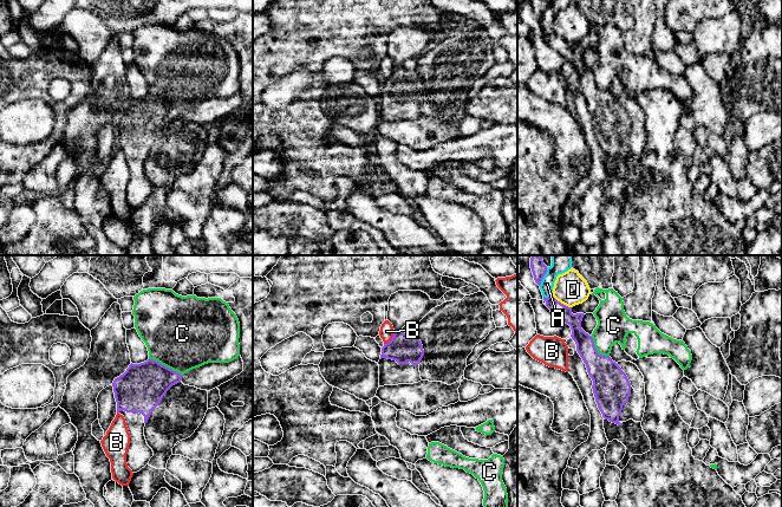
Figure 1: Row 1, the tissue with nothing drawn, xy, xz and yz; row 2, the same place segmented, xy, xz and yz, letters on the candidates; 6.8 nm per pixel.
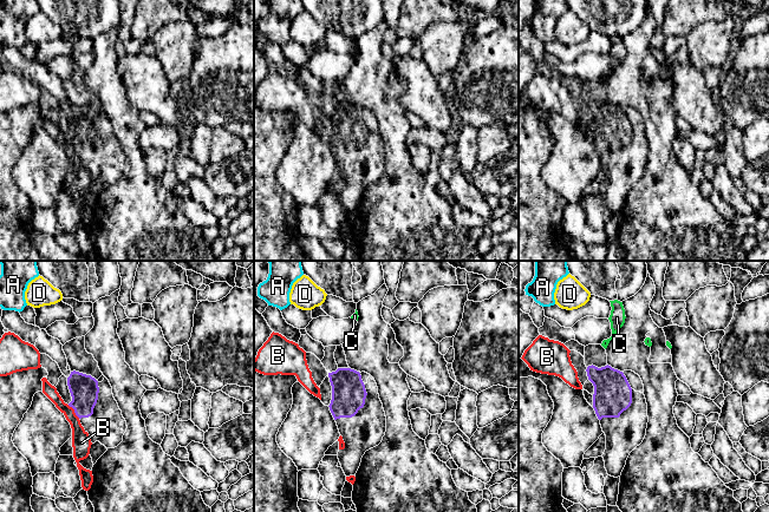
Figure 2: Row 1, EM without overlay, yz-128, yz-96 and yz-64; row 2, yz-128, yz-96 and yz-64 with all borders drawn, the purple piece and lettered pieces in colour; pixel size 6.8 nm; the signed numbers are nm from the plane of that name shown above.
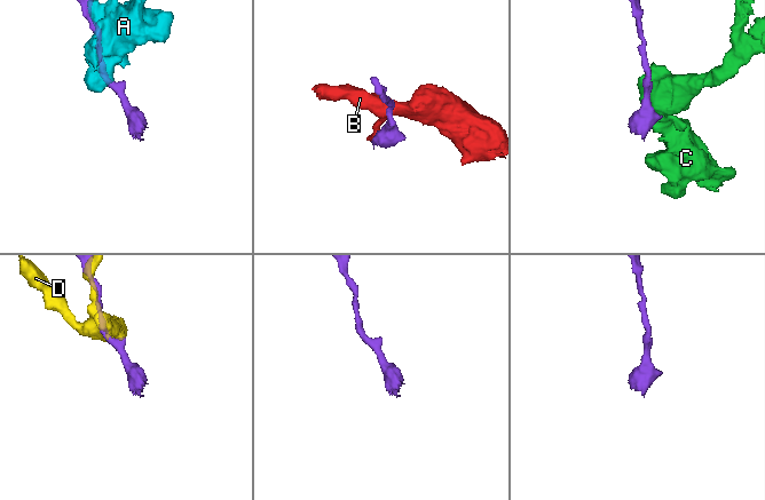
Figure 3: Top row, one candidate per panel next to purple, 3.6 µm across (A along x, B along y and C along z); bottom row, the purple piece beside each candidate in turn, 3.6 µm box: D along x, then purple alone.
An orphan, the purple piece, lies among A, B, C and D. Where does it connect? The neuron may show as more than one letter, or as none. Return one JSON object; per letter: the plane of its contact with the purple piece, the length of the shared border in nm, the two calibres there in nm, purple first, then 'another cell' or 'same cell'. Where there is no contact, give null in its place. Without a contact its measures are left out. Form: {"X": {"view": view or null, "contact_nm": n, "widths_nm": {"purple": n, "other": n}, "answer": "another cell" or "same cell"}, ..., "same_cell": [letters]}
{"A": {"view": "yz", "contact_nm": 140, "widths_nm": {"purple": 90, "other": 90}, "answer": "another cell"}, "B": {"view": "xz", "contact_nm": 120, "widths_nm": {"purple": 200, "other": 100}, "answer": "another cell"}, "C": {"view": "xy", "contact_nm": 260, "widths_nm": {"purple": 320, "other": 500}, "answer": "another cell"}, "D": {"view": "yz", "contact_nm": 150, "widths_nm": {"purple": 100, "other": 220}, "answer": "another cell"}, "same_cell": []}

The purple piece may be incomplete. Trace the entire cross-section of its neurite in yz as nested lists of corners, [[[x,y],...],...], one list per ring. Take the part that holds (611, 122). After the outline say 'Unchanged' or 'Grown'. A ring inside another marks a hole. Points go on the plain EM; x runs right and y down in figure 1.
[[[554,32],[545,33],[550,47],[568,59],[576,86],[586,99],[593,116],[593,129],[605,155],[623,161],[633,155],[641,157],[646,142],[644,111],[631,97],[613,97],[610,91],[599,90],[592,71],[581,64],[584,48],[572,48],[568,43]]]. Grown

